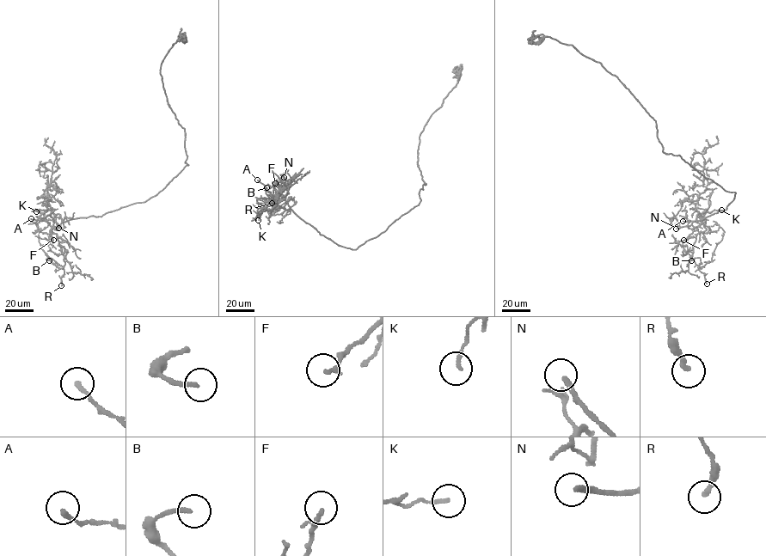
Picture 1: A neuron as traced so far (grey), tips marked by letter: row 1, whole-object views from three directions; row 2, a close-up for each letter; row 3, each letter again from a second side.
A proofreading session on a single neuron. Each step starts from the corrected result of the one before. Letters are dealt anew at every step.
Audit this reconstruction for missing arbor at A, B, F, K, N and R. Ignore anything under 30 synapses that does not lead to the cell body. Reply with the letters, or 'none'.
N

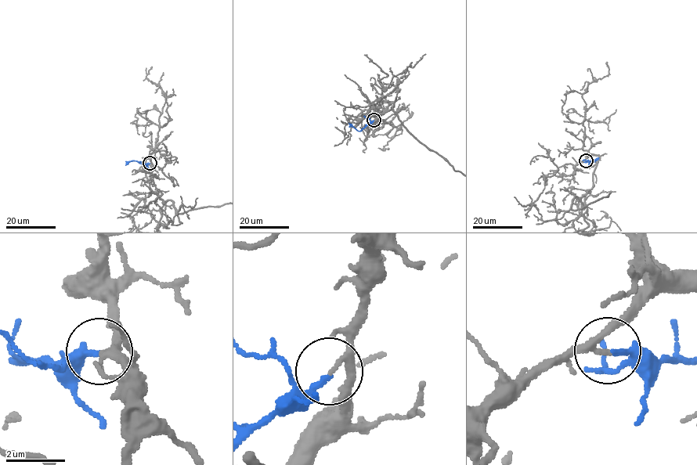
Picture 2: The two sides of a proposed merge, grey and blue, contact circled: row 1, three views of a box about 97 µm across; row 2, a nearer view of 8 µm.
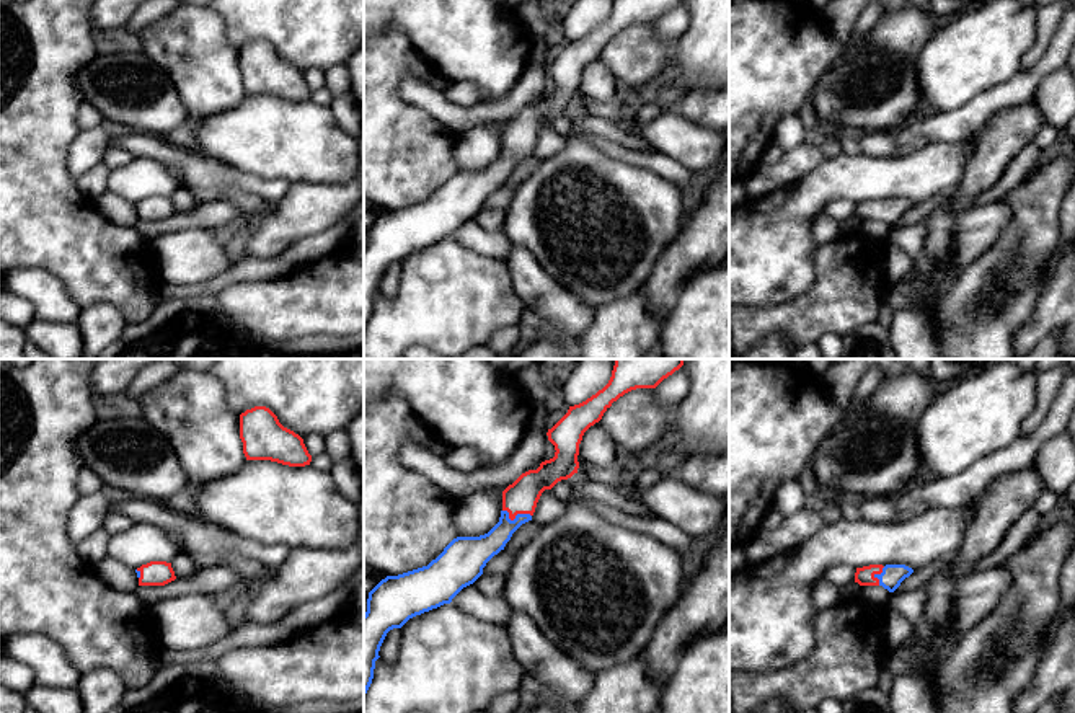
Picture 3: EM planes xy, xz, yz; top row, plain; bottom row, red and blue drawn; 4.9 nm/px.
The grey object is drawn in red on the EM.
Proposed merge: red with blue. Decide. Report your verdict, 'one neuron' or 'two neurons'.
one neuron

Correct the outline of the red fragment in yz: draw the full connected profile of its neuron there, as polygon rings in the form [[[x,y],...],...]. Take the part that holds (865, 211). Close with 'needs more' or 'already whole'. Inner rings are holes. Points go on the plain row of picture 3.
[[[869,199],[856,202],[855,217],[860,220],[883,220],[894,227],[912,207],[914,204],[905,199]]]; needs more

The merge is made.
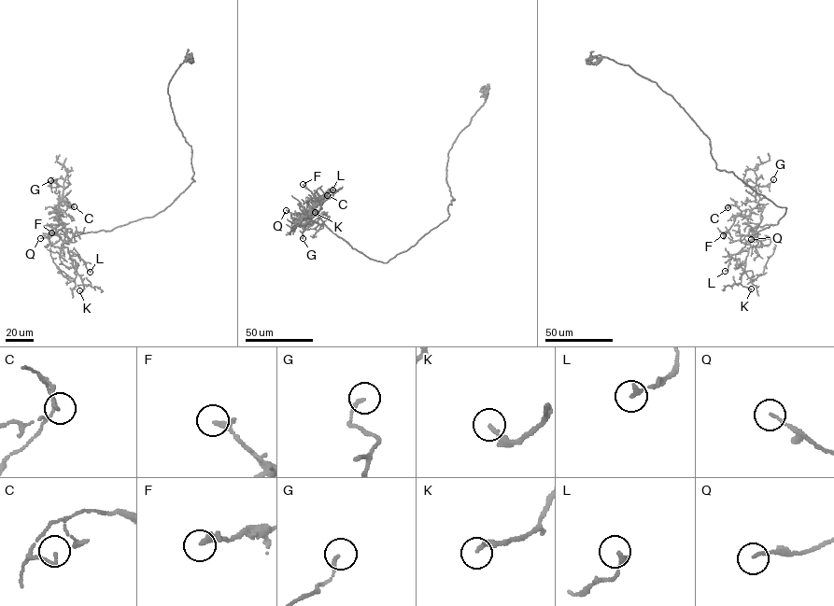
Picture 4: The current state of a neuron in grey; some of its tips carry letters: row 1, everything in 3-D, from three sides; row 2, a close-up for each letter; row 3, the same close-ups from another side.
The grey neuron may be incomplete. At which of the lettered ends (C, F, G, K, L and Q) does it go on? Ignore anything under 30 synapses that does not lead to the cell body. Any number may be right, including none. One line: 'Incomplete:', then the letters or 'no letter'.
Incomplete: no letter

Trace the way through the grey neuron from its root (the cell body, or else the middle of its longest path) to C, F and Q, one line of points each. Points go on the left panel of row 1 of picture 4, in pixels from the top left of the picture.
C: (173, 202), (153, 217), (74, 236), (59, 222), (56, 206), (64, 211), (67, 205), (74, 206)
F: (173, 202), (153, 217), (110, 231), (74, 236), (70, 228), (59, 222), (56, 205), (65, 225), (51, 232)
Q: (173, 202), (153, 217), (110, 231), (73, 236), (72, 230), (64, 228), (63, 222), (40, 238)

